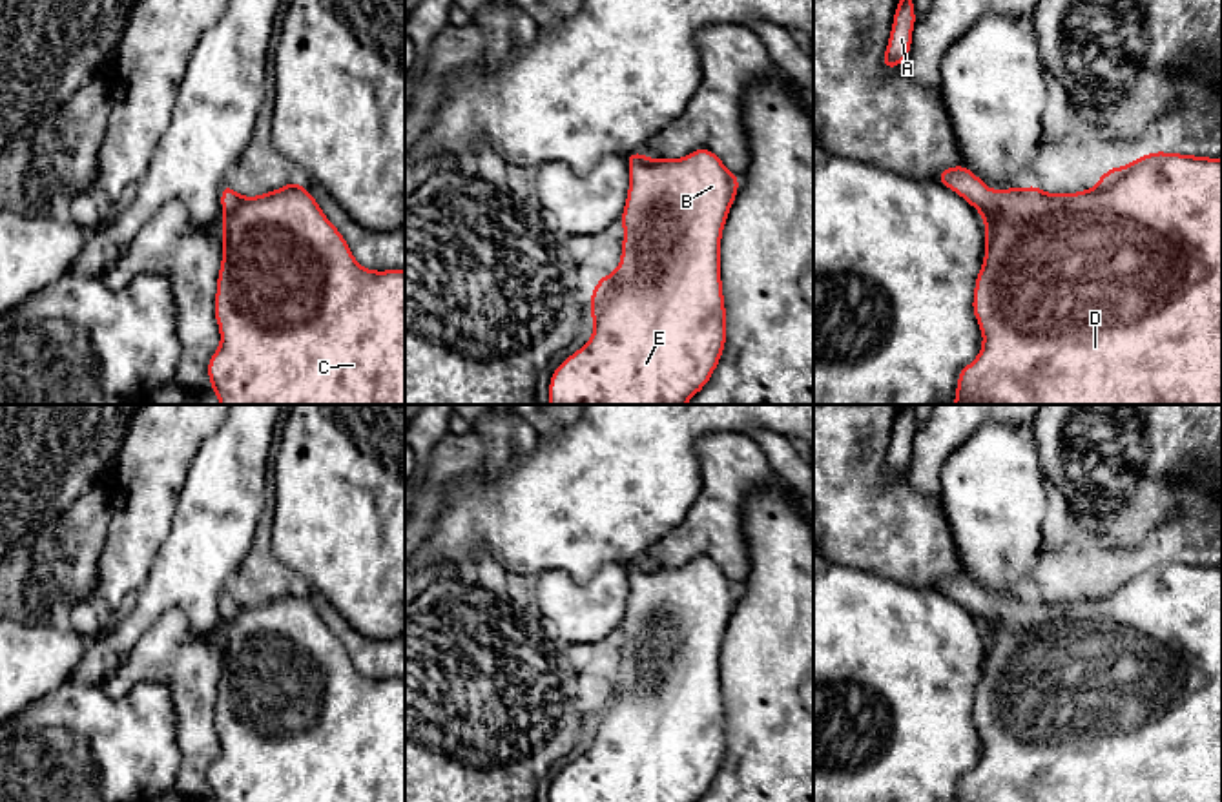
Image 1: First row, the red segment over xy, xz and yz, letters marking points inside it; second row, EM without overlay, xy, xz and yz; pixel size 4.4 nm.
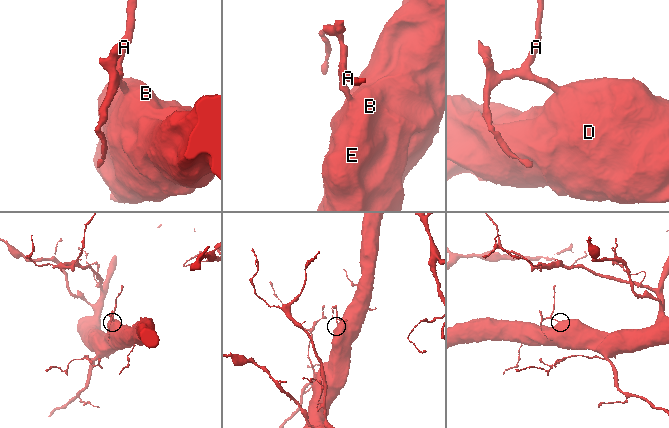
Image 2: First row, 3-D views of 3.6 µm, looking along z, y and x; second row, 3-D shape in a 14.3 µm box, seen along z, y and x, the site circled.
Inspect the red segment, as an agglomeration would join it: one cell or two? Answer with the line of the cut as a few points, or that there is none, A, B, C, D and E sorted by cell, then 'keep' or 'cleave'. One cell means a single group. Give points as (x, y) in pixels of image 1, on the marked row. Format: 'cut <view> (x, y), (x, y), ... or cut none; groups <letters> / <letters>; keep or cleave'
cut none; groups A B C D E; keep

